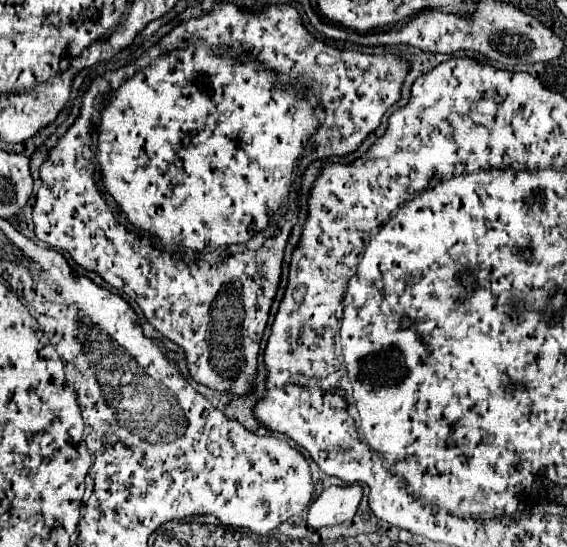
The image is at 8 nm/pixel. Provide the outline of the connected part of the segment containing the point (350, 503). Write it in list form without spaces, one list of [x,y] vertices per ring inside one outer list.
[[[358,484],[330,486],[312,502],[307,522],[314,528],[320,528],[350,520],[356,514],[360,498],[362,488]]]

